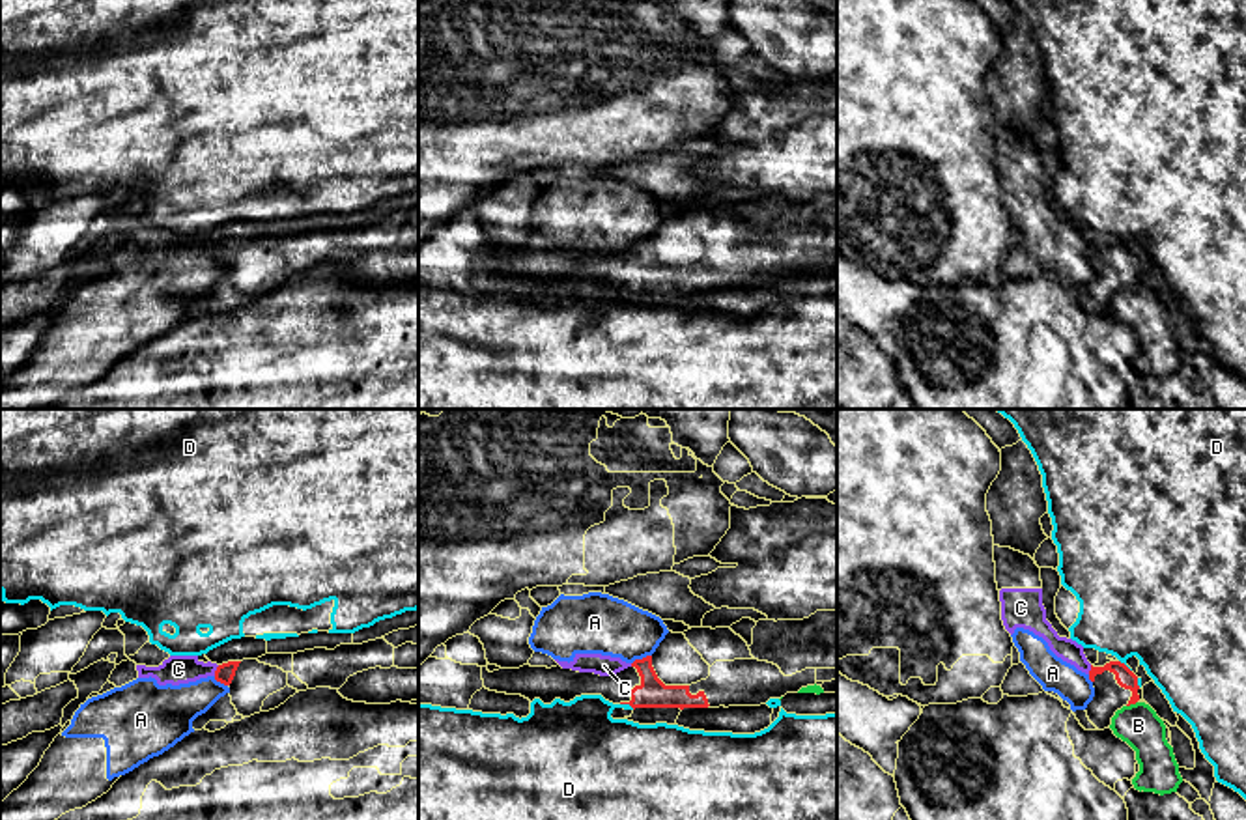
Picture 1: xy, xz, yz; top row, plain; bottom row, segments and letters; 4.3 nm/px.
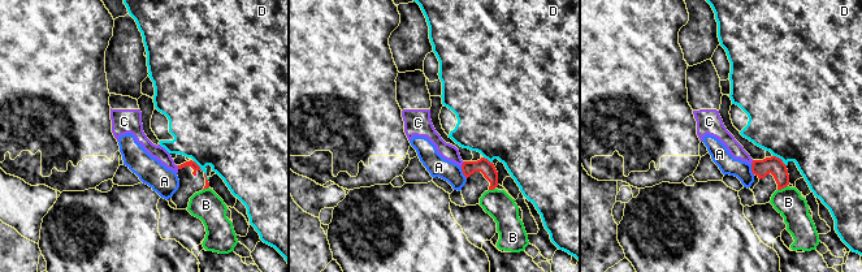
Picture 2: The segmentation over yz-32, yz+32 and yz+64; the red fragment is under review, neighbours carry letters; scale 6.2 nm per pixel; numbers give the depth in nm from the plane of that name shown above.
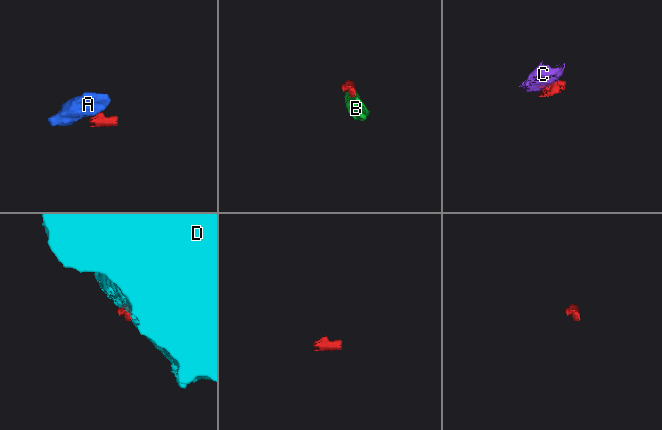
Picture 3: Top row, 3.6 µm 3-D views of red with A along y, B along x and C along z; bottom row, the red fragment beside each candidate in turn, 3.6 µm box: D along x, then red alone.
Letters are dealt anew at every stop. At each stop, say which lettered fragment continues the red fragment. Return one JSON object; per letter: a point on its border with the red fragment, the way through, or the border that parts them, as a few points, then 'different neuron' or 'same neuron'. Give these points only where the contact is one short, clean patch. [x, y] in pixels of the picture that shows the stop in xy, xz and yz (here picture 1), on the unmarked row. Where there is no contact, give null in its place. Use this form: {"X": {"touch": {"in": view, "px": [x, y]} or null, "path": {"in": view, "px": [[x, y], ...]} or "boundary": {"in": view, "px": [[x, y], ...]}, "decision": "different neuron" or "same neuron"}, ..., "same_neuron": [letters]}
{"A": {"touch": {"in": "xz", "px": [643, 240]}, "boundary": {"in": "xz", "px": [[651, 236], [632, 245]]}, "decision": "different neuron"}, "B": {"touch": {"in": "yz", "px": [1131, 284]}, "boundary": {"in": "yz", "px": [[1136, 282], [1127, 288]]}, "decision": "different neuron"}, "C": {"touch": {"in": "xy", "px": [215, 253]}, "boundary": {"in": "xy", "px": [[219, 247], [213, 256]]}, "decision": "different neuron"}, "D": {"touch": {"in": "xz", "px": [628, 284]}, "decision": "different neuron"}, "same_neuron": []}

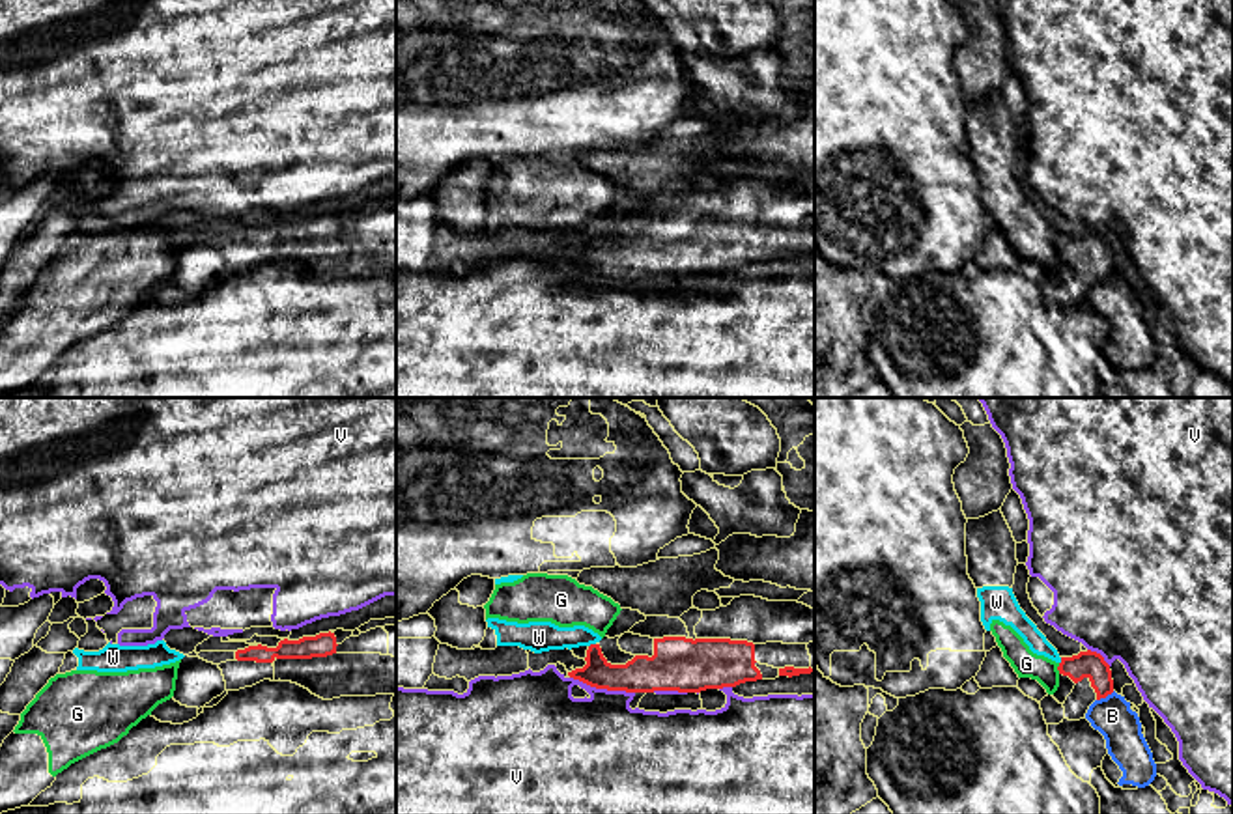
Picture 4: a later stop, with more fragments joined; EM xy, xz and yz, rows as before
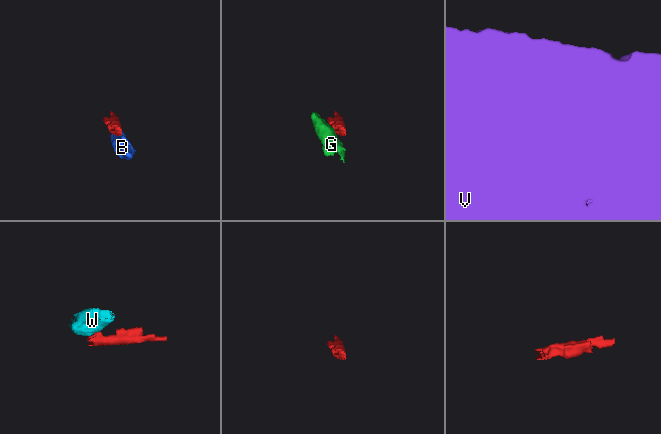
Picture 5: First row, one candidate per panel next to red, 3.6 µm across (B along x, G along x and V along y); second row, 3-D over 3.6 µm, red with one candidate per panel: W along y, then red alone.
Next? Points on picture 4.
{"B": {"touch": {"in": "yz", "px": [1105, 279]}, "boundary": {"in": "yz", "px": [[1114, 273], [1097, 282]]}, "decision": "different neuron"}, "G": {"touch": {"in": "yz", "px": [1058, 251]}, "boundary": {"in": "yz", "px": [[1060, 245], [1058, 254]]}, "decision": "different neuron"}, "V": {"touch": {"in": "xz", "px": [602, 269]}, "decision": "different neuron"}, "W": {"touch": {"in": "xz", "px": [591, 226]}, "boundary": {"in": "xz", "px": [[595, 224], [589, 228]]}, "decision": "different neuron"}, "same_neuron": []}

